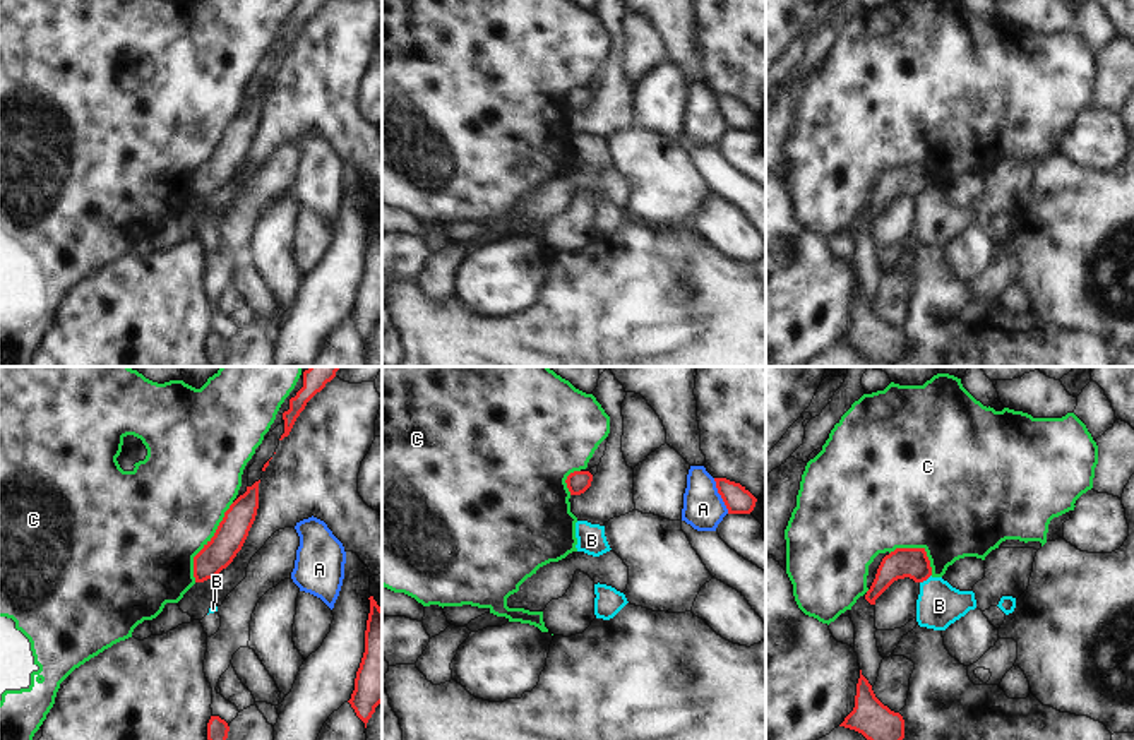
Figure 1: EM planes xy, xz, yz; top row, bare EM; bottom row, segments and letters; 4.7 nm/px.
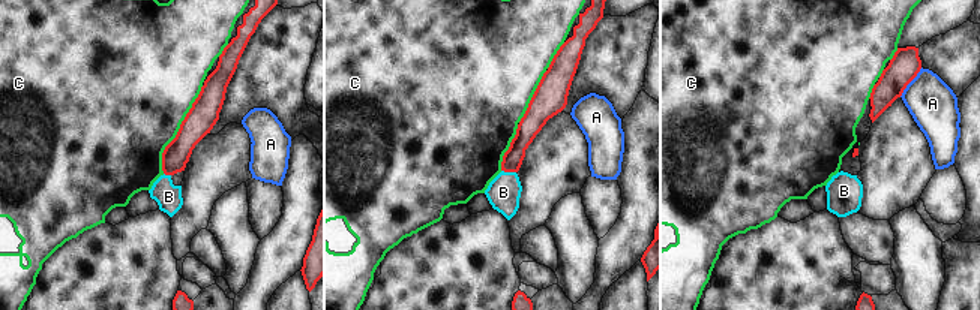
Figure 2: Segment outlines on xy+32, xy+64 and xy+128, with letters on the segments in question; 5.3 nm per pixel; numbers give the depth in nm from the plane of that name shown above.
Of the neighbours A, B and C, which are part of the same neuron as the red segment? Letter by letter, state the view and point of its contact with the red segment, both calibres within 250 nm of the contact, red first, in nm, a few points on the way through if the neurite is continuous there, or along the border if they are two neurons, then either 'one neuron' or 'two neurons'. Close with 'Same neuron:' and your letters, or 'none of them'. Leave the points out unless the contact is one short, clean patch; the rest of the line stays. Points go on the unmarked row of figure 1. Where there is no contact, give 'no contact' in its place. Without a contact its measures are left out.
A: meets red in xz at (720, 110); 130 nm thick on the red side, 190 nm on the other; two neurons
B: meets red in yz at (925, 196); 140 nm thick on the red side, 200 nm on the other; border along yz (931, 190), (920, 199); two neurons
C: meets red in xy at (209, 158); 150 nm thick on the red side, 480 nm on the other; two neurons
Same neuron: none of them

